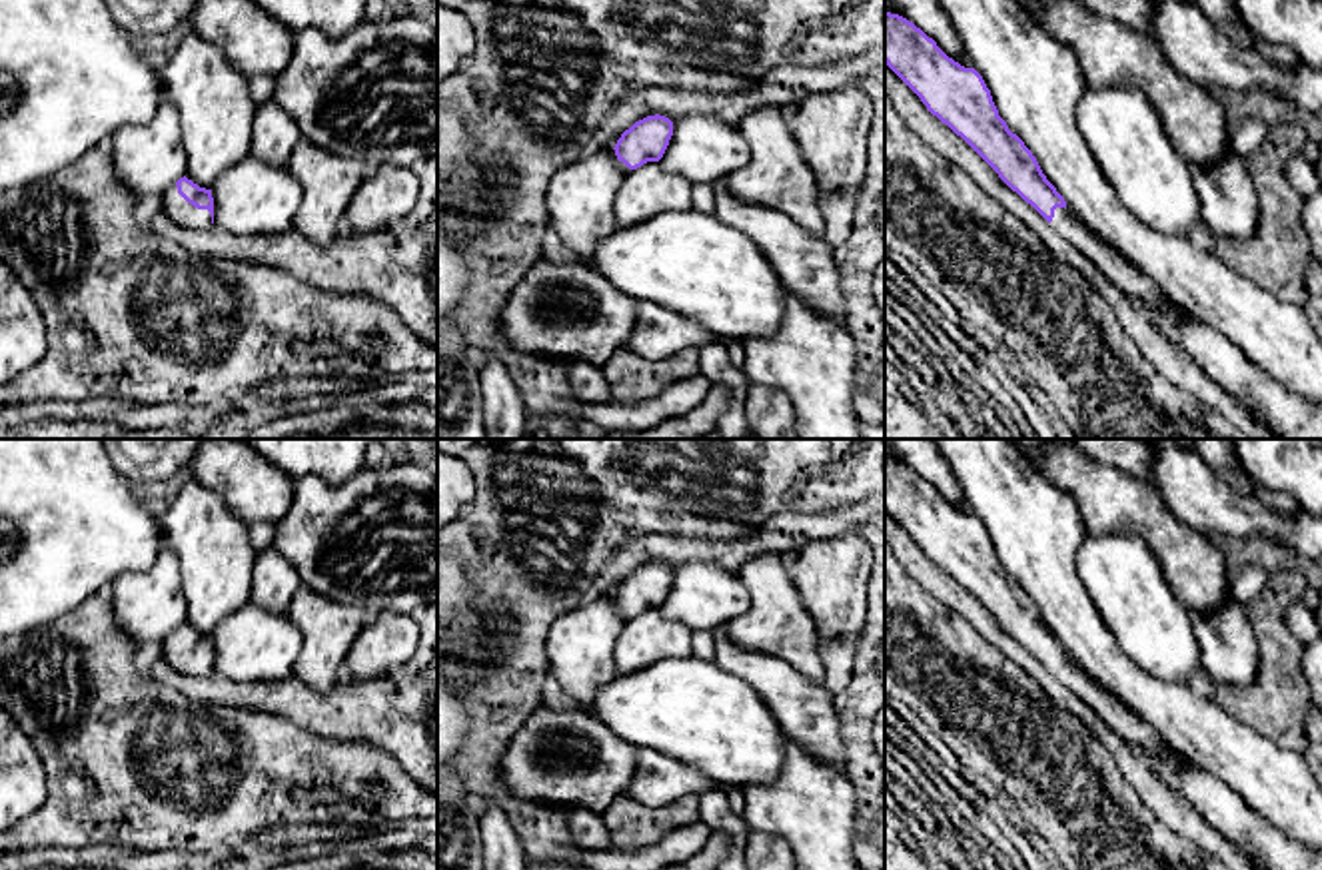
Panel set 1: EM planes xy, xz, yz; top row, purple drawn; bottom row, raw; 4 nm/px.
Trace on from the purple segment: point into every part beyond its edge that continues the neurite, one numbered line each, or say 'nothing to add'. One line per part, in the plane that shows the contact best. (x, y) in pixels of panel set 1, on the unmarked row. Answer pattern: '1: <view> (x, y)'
1: xy (178, 657)

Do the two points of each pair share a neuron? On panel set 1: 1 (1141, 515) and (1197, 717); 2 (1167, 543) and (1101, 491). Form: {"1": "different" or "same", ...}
{"1": "different", "2": "same"}

